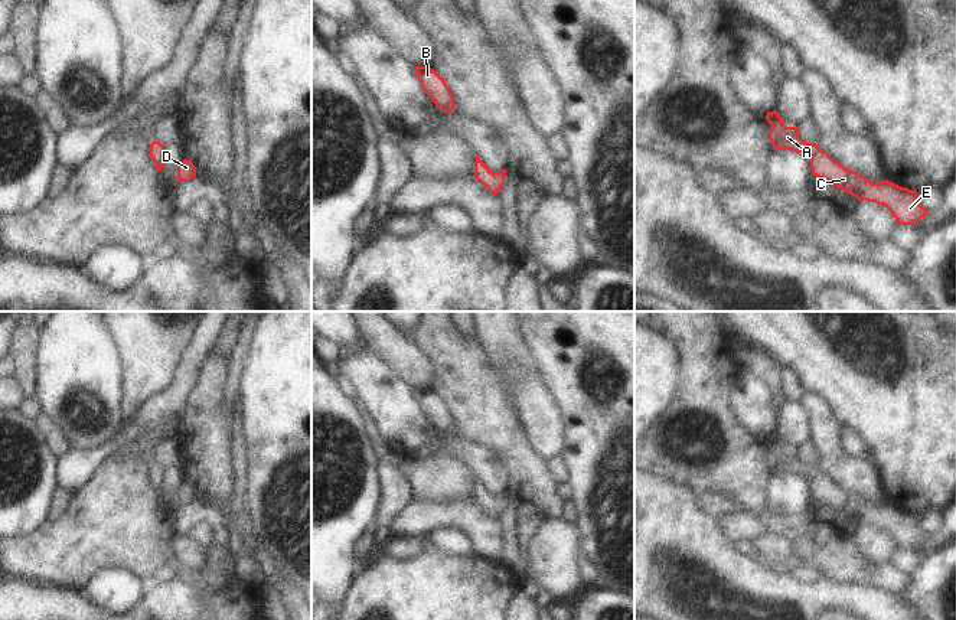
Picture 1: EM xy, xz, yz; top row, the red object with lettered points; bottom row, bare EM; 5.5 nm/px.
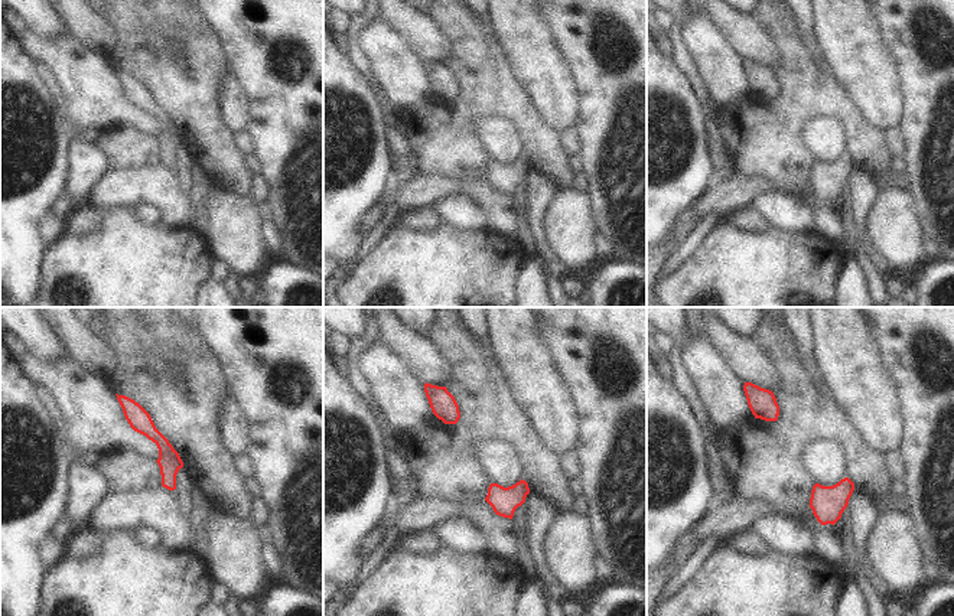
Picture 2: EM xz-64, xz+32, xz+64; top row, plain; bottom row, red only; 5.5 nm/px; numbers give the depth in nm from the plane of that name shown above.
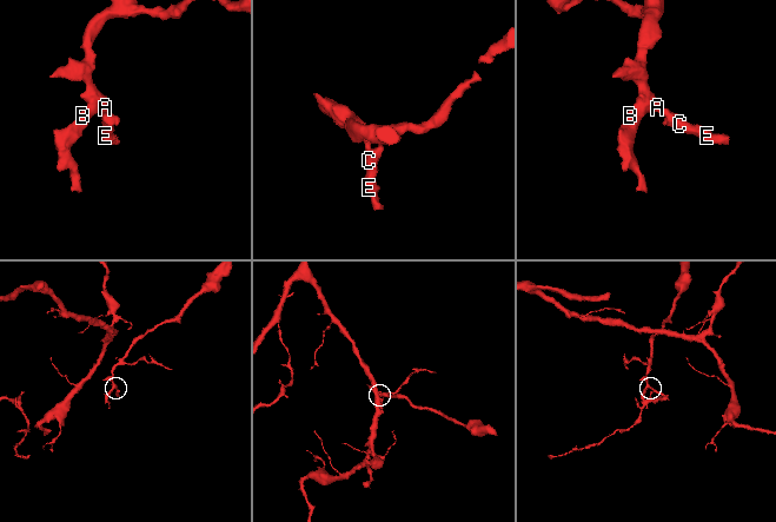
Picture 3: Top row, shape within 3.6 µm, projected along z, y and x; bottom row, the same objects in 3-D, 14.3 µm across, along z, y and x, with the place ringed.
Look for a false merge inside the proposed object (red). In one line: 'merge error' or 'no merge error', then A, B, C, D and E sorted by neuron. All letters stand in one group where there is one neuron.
no merge error; groups A B C D E

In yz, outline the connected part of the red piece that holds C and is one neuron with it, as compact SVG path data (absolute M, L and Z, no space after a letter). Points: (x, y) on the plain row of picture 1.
M776 433L767 435L766 443L771 448L769 463L774 473L805 476L810 480L813 499L828 503L858 523L885 529L897 542L897 548L916 548L927 538L929 533L920 528L916 513L901 510L888 503L872 506L868 500L844 490L826 474L820 473L818 467L803 464L799 460L799 450L786 450Z

